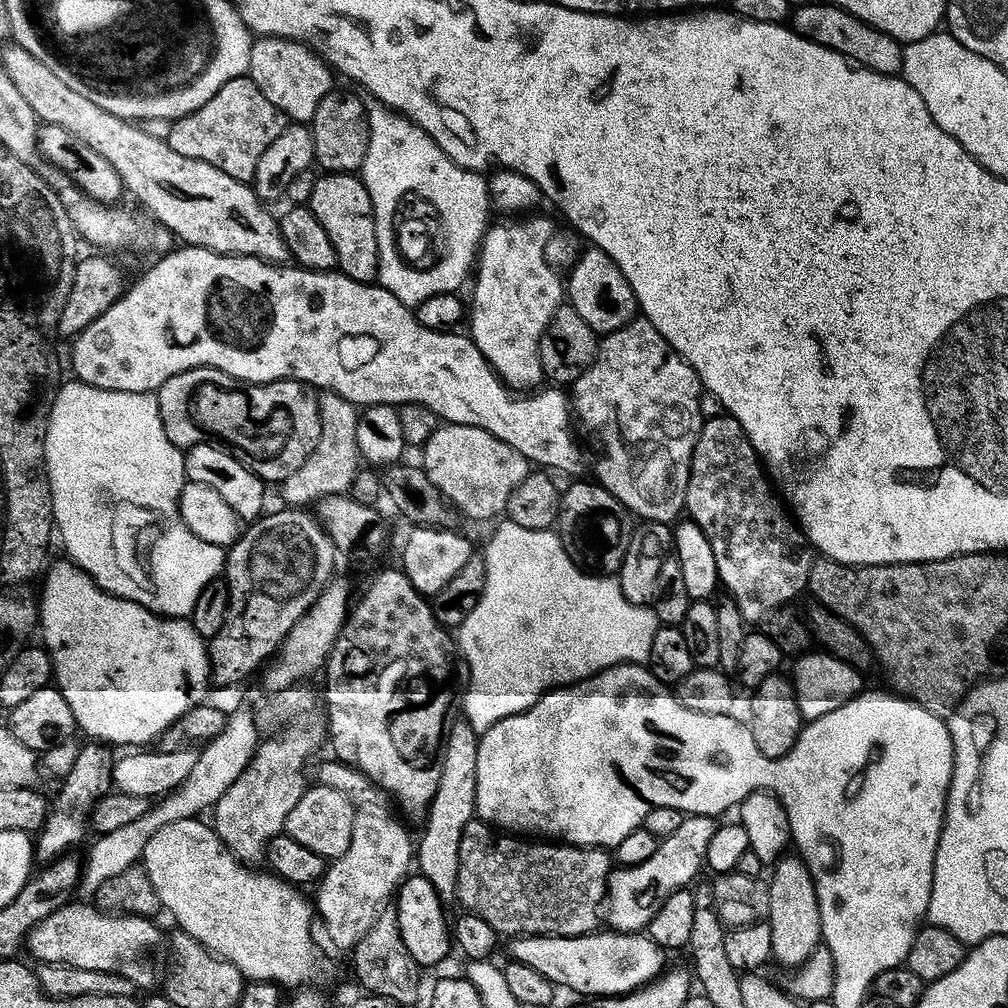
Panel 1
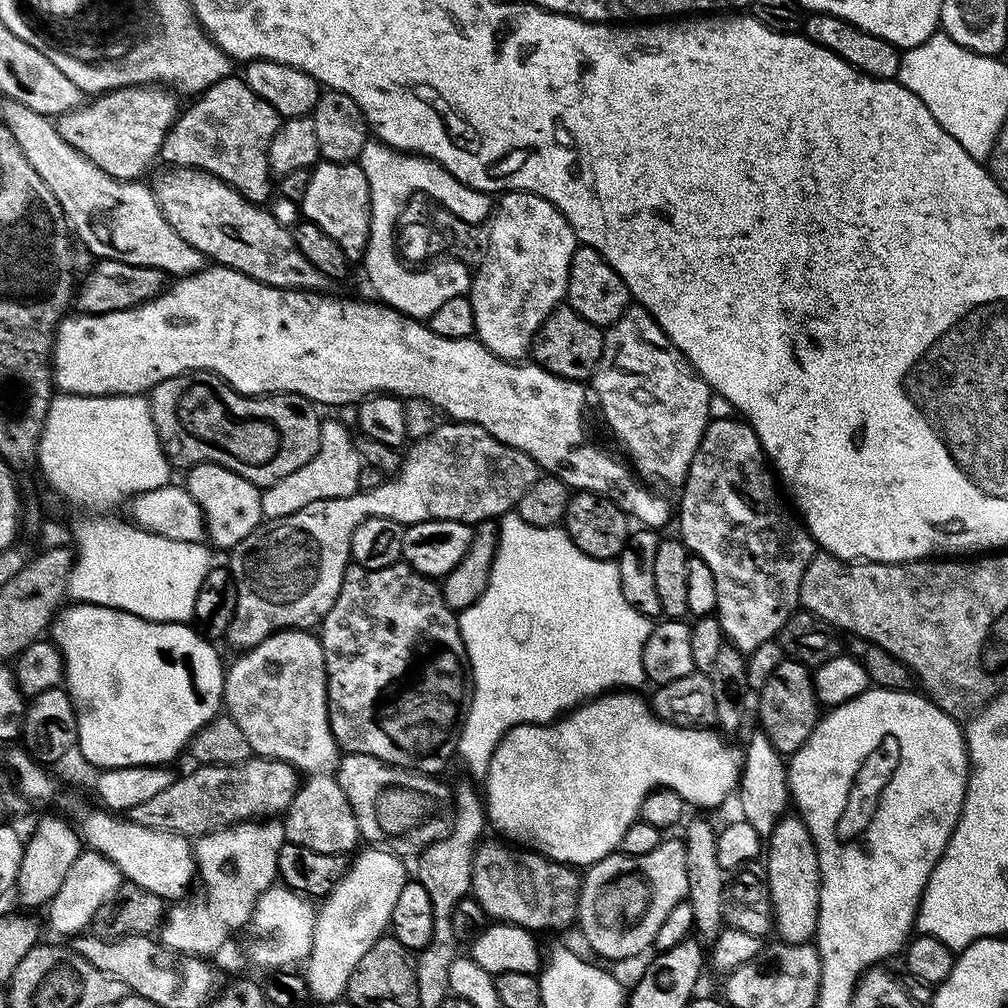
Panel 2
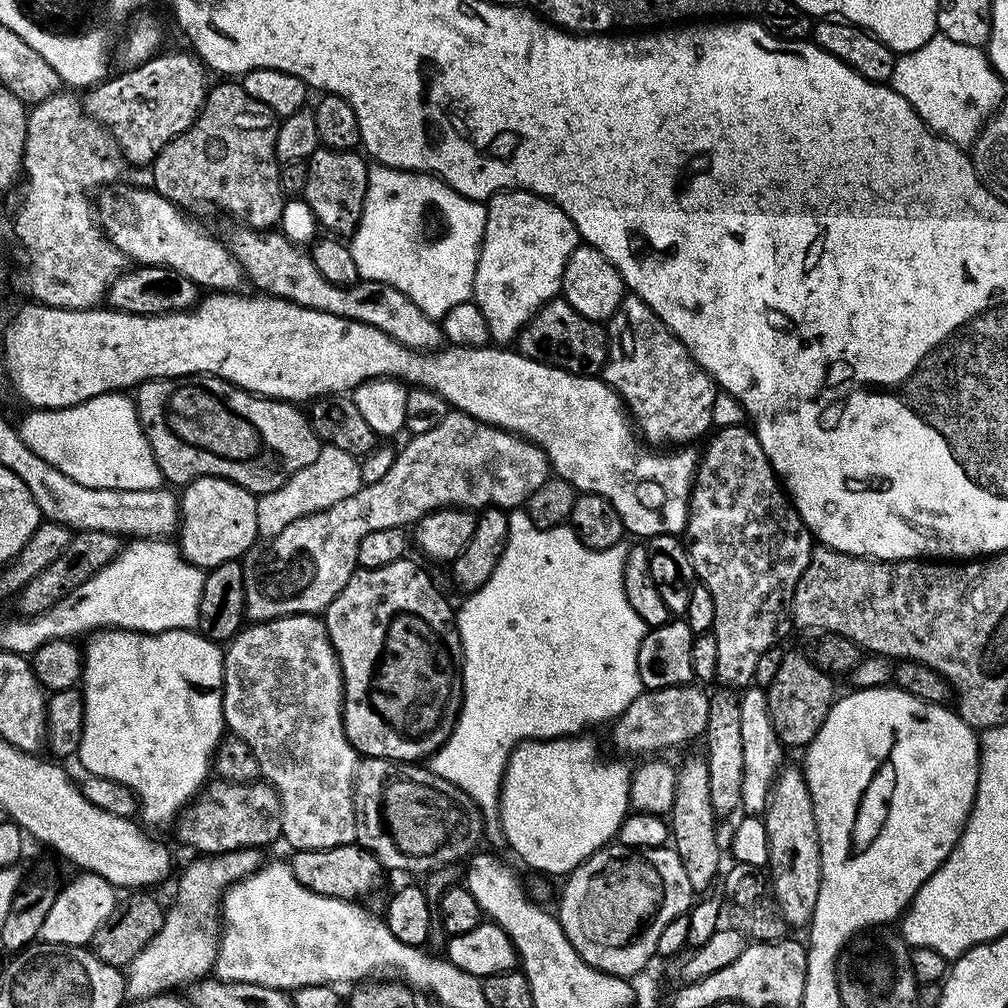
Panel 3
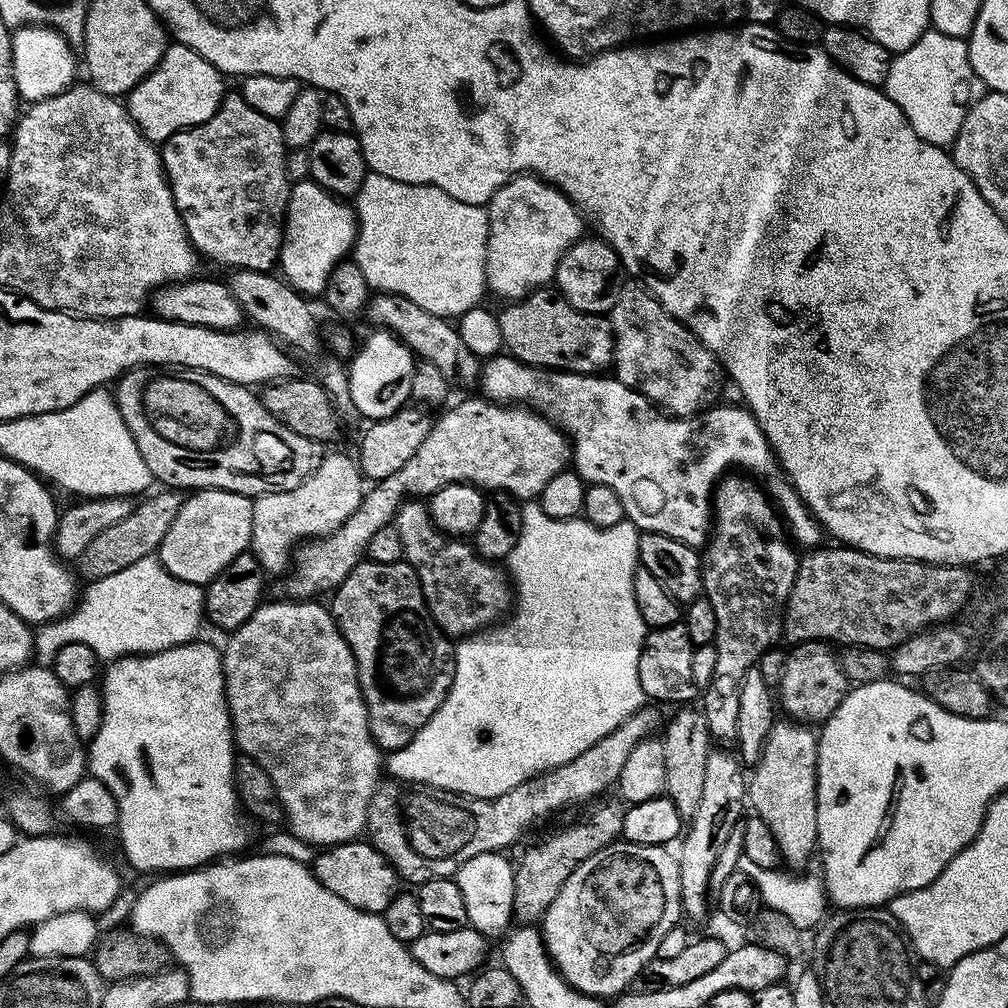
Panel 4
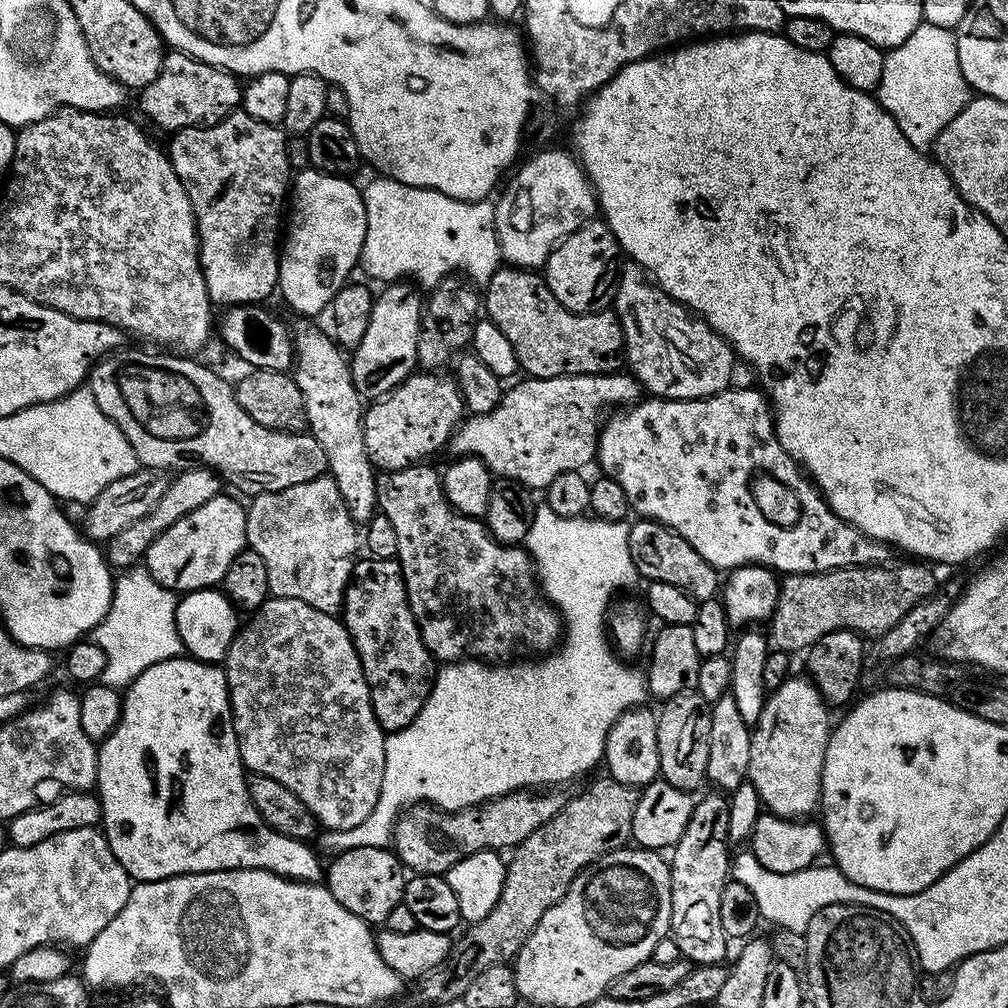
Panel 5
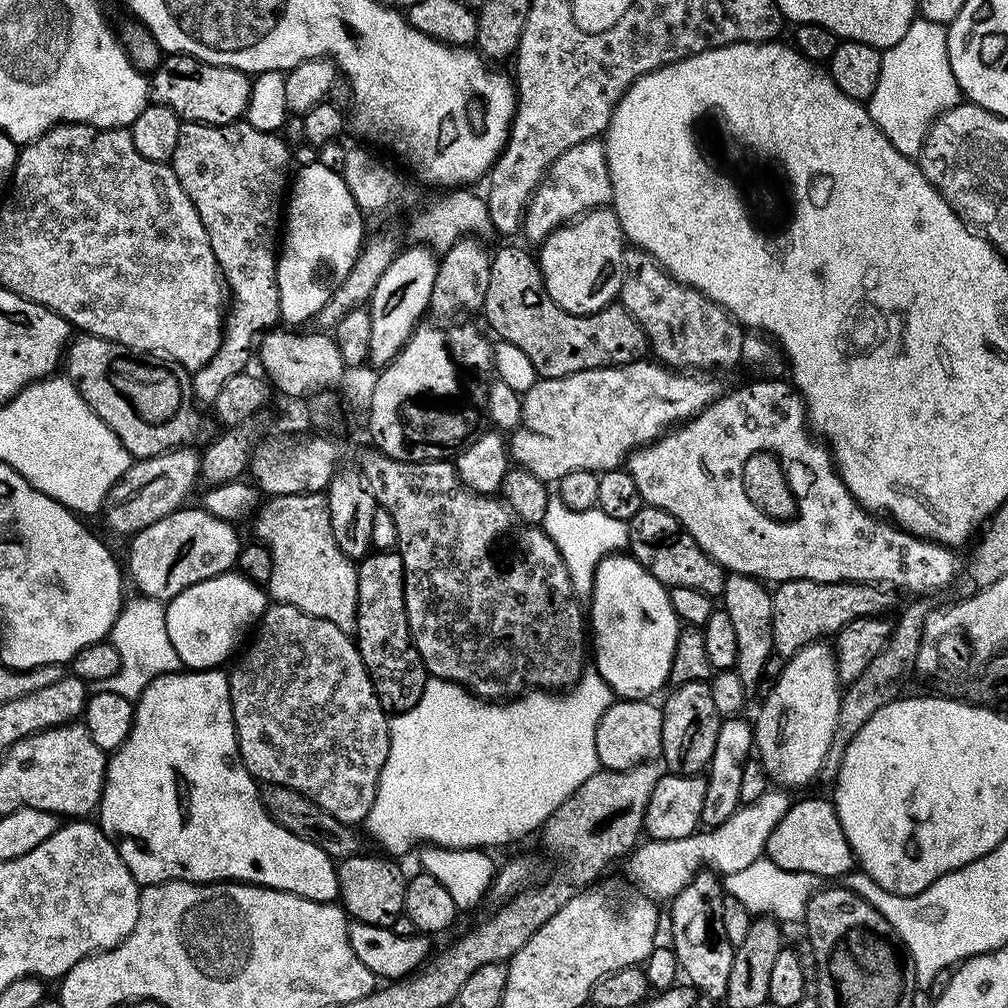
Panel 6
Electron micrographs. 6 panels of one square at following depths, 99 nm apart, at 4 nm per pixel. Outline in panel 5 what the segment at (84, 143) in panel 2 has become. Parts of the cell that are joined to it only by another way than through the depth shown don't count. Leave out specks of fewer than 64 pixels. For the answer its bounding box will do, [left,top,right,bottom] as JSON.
[138,51,242,133]

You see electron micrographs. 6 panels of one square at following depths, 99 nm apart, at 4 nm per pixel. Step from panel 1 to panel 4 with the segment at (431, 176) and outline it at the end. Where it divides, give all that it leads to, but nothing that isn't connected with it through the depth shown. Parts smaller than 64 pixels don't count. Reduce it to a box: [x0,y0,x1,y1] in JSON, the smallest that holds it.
[354,171,488,318]

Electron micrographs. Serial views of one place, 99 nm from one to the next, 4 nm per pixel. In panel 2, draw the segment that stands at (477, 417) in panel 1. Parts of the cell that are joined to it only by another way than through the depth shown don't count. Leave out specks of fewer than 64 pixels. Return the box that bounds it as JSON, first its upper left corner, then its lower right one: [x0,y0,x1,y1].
[52,266,674,530]

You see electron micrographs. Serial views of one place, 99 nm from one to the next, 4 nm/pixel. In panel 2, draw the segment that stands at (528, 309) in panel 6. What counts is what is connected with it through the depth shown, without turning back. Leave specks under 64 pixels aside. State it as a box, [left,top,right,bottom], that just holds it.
[530,306,604,382]

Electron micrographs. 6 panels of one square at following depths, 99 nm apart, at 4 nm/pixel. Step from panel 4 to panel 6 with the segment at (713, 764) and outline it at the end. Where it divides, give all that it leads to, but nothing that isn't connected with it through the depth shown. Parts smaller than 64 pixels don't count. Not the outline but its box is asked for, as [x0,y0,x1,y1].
[670,870,735,1001]

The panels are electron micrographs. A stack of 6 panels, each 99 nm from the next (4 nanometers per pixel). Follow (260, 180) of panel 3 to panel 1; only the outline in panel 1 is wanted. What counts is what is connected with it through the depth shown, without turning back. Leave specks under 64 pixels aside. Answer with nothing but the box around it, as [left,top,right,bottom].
[166,74,290,181]

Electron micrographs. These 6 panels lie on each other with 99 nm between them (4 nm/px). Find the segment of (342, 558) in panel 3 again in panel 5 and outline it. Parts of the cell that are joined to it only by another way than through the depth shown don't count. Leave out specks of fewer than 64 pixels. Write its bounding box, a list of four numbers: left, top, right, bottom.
[450,370,642,490]

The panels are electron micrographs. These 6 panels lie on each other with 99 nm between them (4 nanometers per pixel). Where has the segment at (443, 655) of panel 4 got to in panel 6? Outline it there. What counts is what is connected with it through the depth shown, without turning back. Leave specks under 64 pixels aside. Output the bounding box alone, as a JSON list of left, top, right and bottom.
[354,551,430,714]

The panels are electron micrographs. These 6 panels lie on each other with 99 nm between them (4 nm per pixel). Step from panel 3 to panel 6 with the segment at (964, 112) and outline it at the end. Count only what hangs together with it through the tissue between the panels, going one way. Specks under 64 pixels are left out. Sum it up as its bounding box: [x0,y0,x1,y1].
[866,18,961,158]

